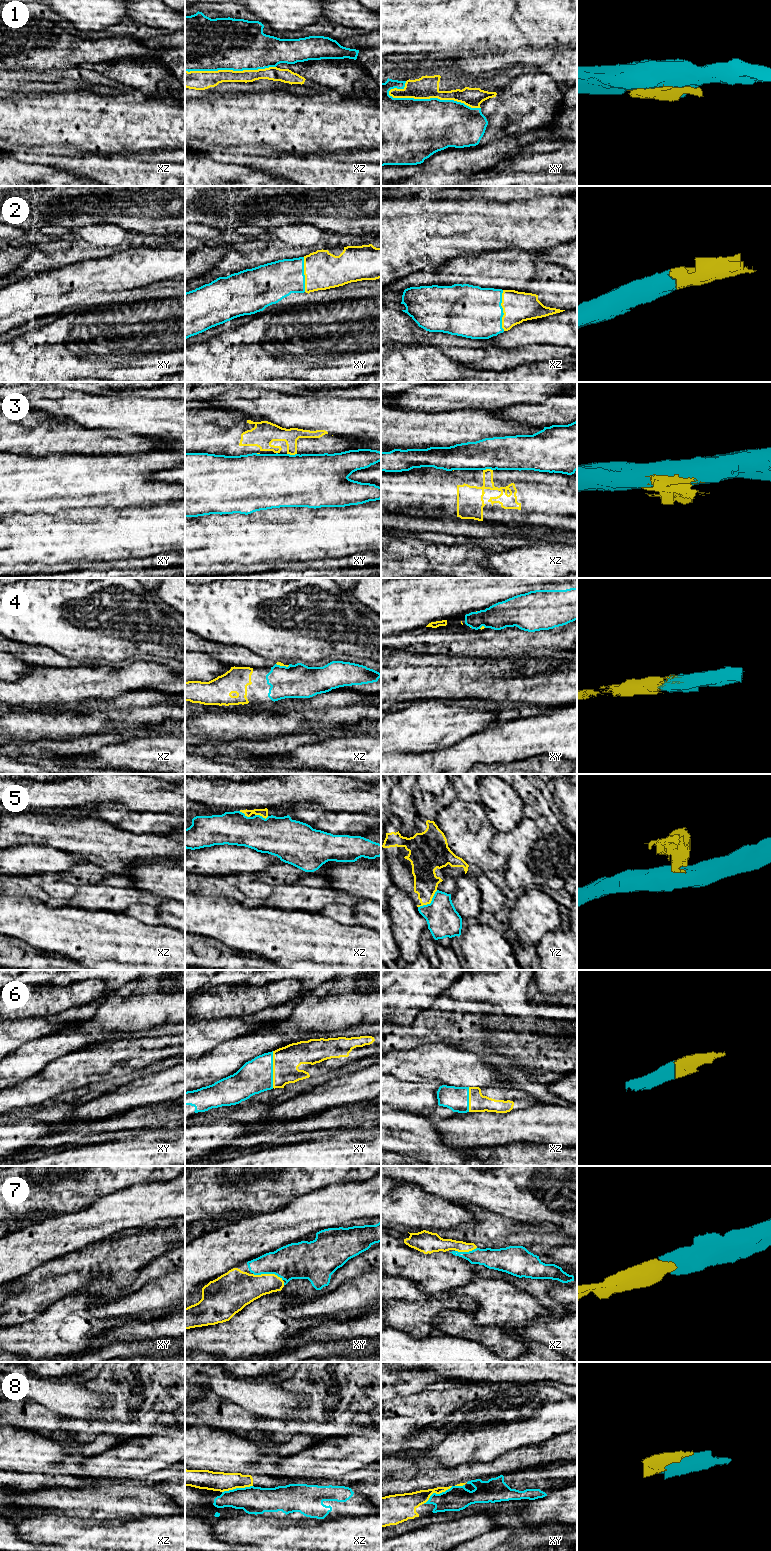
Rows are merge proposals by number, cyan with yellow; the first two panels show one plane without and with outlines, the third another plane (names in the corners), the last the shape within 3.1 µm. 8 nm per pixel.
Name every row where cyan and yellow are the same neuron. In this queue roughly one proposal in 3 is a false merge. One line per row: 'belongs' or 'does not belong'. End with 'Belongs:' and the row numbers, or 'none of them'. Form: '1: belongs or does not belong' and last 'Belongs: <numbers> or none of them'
1: does not belong
2: belongs
3: does not belong
4: belongs
5: does not belong
6: belongs
7: belongs
8: does not belong
Belongs: 2, 4, 6, 7

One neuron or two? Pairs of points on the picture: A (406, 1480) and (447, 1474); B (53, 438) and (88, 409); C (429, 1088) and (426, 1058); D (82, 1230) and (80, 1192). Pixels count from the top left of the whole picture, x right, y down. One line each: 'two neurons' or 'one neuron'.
A: one neuron
B: two neurons
C: two neurons
D: two neurons

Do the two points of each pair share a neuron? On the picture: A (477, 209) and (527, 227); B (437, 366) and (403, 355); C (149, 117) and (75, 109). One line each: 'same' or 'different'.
A: different
B: same
C: same

